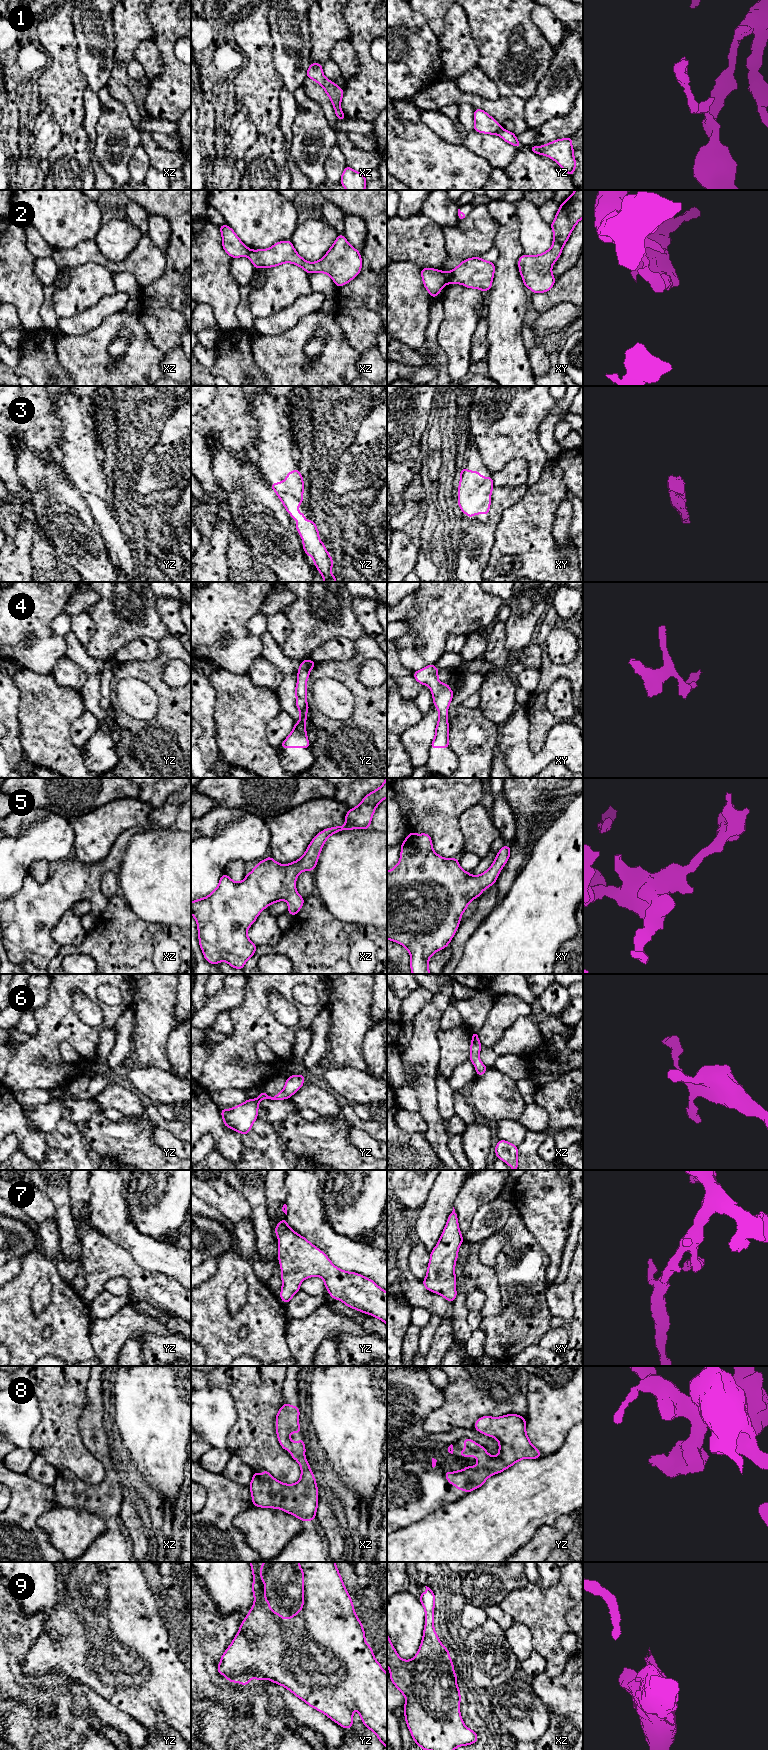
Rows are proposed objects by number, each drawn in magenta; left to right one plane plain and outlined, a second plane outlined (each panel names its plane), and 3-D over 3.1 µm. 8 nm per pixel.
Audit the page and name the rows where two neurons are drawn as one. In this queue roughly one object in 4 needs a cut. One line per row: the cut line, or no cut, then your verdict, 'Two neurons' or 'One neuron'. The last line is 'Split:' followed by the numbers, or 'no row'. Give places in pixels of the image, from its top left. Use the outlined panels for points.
1: No split. One neuron
2: Split along xy (443, 272), (446, 283). Two neurons
3: No split. One neuron
4: No split. One neuron
5: No split. One neuron
6: No split. One neuron
7: No split. One neuron
8: No split. One neuron
9: No split. One neuron
Split: 2

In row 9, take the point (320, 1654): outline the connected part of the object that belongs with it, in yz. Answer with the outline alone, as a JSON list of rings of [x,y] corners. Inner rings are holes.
[[[250,1562],[253,1573],[252,1591],[254,1603],[246,1618],[242,1621],[239,1632],[236,1634],[227,1650],[222,1654],[217,1671],[226,1677],[229,1682],[241,1683],[243,1686],[246,1686],[252,1678],[256,1678],[258,1681],[267,1679],[284,1686],[309,1706],[322,1712],[332,1721],[346,1729],[353,1726],[353,1710],[356,1709],[362,1719],[363,1725],[374,1732],[380,1742],[387,1748],[387,1673],[384,1672],[380,1663],[375,1659],[371,1646],[366,1643],[364,1628],[355,1613],[351,1596],[345,1588],[336,1563],[298,1562],[298,1568],[302,1570],[302,1607],[292,1617],[287,1617],[285,1619],[282,1618],[280,1613],[275,1613],[270,1608],[270,1602],[266,1600],[266,1582],[262,1579],[262,1566],[265,1563],[266,1562]]]

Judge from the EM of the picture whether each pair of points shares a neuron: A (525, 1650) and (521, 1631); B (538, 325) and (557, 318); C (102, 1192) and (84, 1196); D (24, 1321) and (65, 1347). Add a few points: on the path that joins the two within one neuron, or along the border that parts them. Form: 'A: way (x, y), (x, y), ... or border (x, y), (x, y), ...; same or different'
A: way (521, 1645), (521, 1636); same
B: way (543, 325), (552, 321); same
C: border (89, 1180), (90, 1203); different
D: way (31, 1332), (45, 1346), (54, 1346); same

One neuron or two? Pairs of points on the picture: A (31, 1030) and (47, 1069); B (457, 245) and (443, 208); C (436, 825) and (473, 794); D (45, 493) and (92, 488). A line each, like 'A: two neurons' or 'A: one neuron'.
A: two neurons
B: two neurons
C: one neuron
D: two neurons

